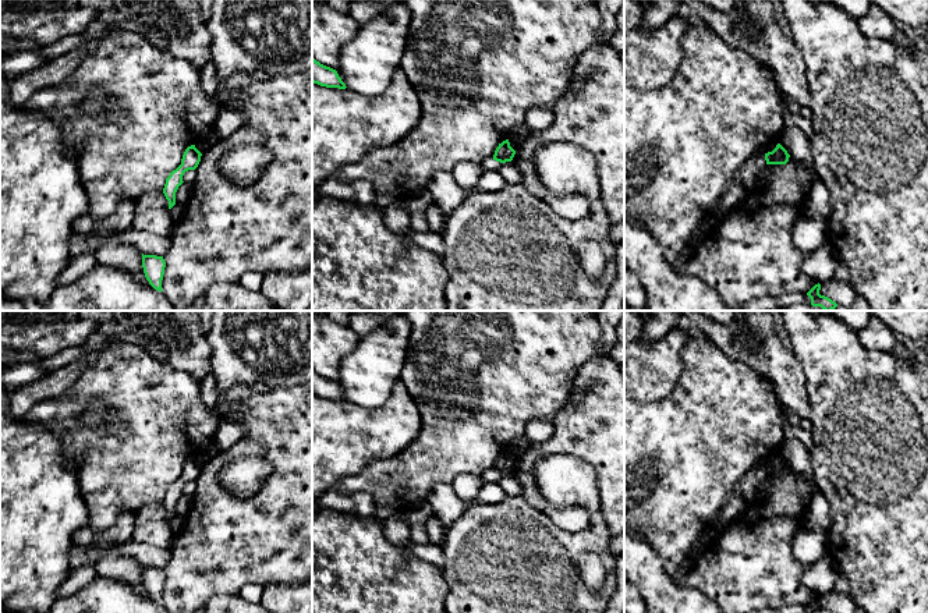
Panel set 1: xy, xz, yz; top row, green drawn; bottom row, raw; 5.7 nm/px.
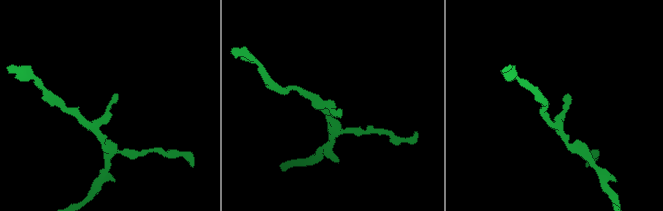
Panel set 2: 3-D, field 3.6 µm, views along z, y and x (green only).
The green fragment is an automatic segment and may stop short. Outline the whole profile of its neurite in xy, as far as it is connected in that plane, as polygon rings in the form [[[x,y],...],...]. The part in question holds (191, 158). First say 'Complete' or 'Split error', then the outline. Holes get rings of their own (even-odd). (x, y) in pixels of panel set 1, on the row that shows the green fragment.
Complete. [[[195,145],[188,146],[183,155],[181,164],[166,178],[163,194],[169,201],[169,209],[176,205],[176,192],[184,183],[184,173],[188,170],[195,170],[201,162],[201,156],[202,153],[195,148]]]

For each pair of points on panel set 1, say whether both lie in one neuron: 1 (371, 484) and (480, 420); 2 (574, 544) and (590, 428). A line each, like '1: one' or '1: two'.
1: one
2: two

